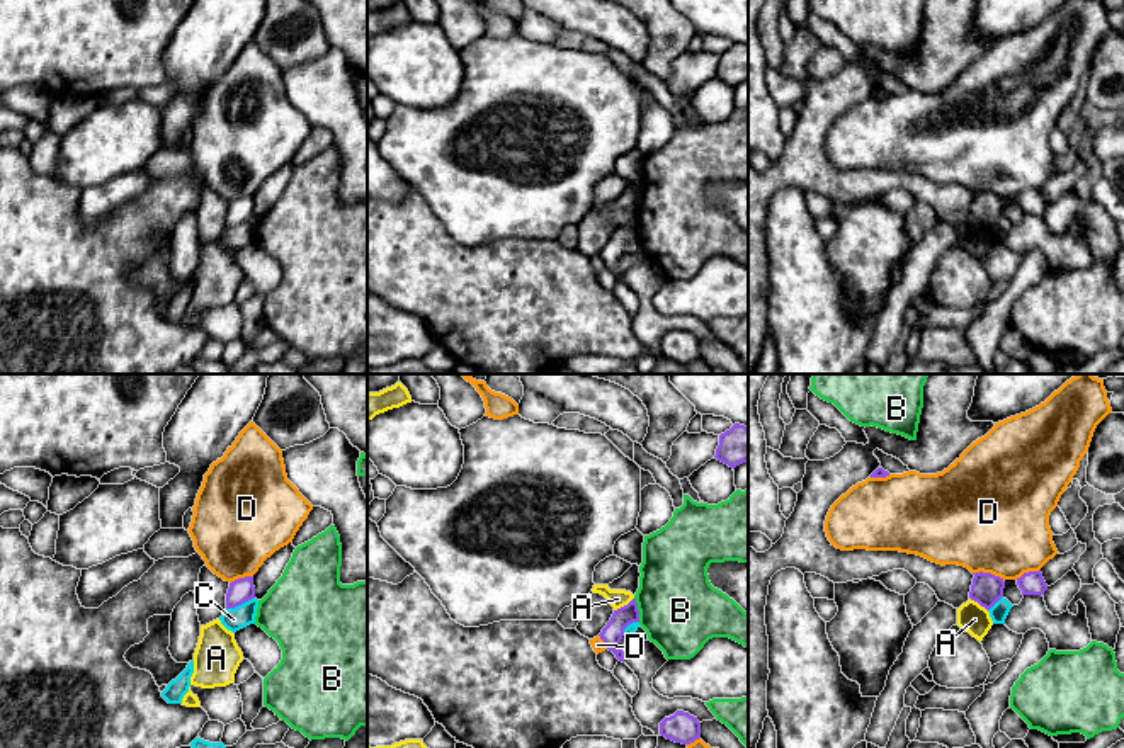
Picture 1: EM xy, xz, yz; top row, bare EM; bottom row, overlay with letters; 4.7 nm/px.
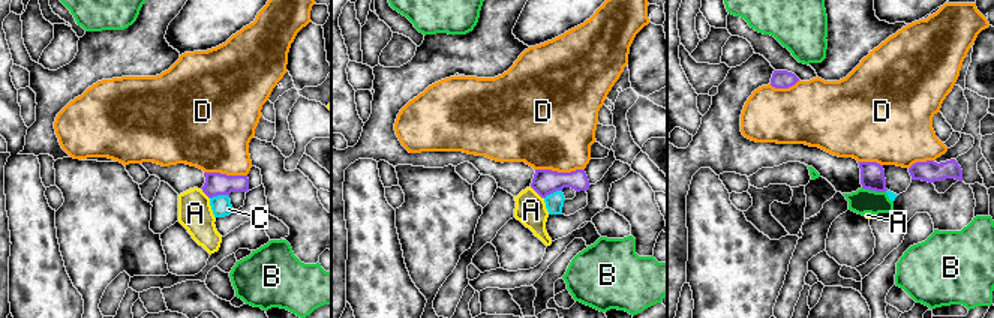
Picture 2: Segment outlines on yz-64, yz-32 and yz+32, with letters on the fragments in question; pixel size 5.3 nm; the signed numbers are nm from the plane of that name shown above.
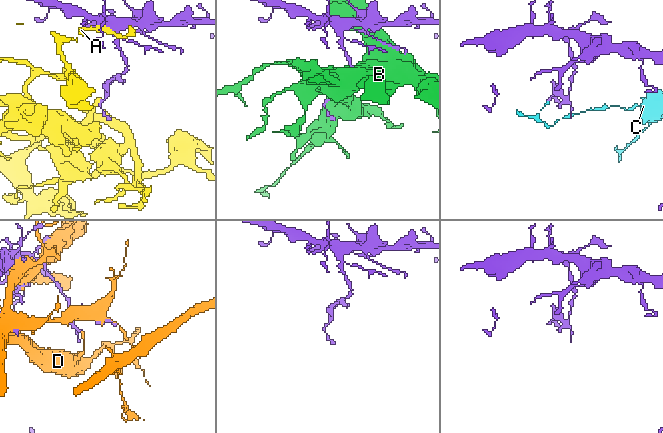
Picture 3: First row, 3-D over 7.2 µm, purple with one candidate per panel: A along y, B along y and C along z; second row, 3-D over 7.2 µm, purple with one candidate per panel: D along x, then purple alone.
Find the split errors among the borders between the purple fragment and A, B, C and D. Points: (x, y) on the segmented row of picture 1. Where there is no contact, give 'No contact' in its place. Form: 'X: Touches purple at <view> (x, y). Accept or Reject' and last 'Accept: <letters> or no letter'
A: Touches purple at xz (624, 606). Reject
B: Touches purple at xz (636, 609). Reject
C: Touches purple at xy (240, 604). Reject
D: Touches purple at yz (988, 573). Reject
Accept: no letter

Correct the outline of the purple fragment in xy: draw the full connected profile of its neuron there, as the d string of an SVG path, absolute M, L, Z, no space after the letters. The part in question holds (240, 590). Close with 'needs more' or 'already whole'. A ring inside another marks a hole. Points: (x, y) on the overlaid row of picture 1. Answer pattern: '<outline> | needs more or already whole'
M253 576L238 578L230 583L226 609L235 609L252 598L255 598Z | already whole

